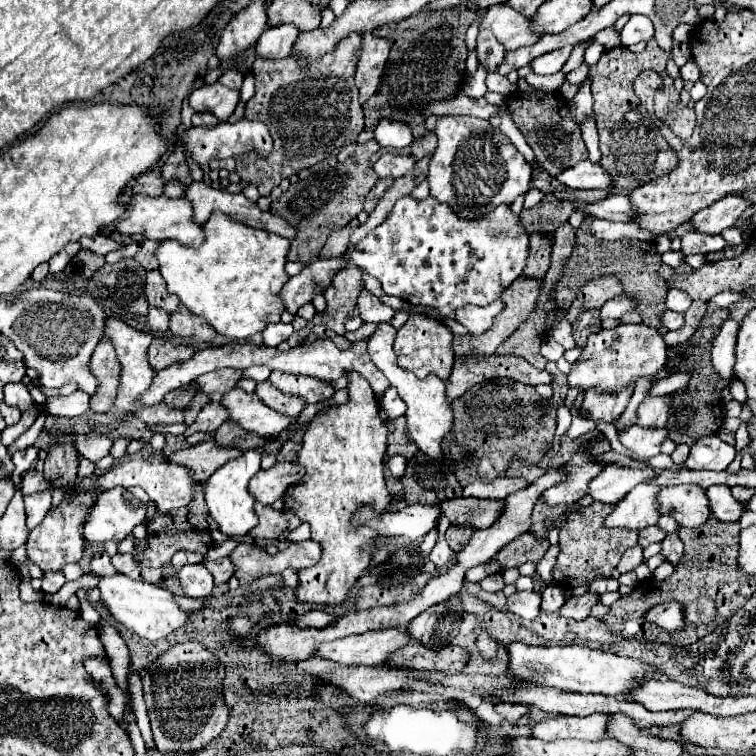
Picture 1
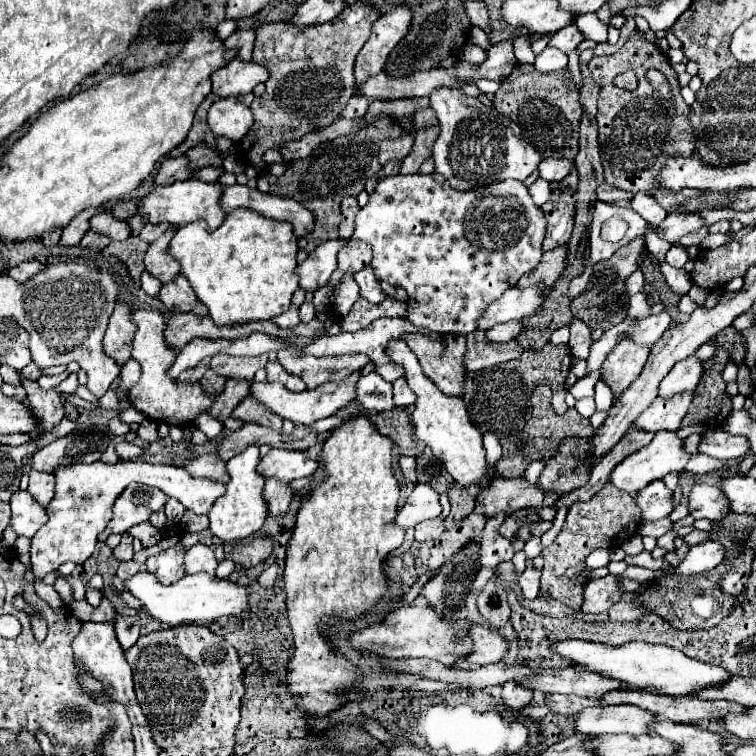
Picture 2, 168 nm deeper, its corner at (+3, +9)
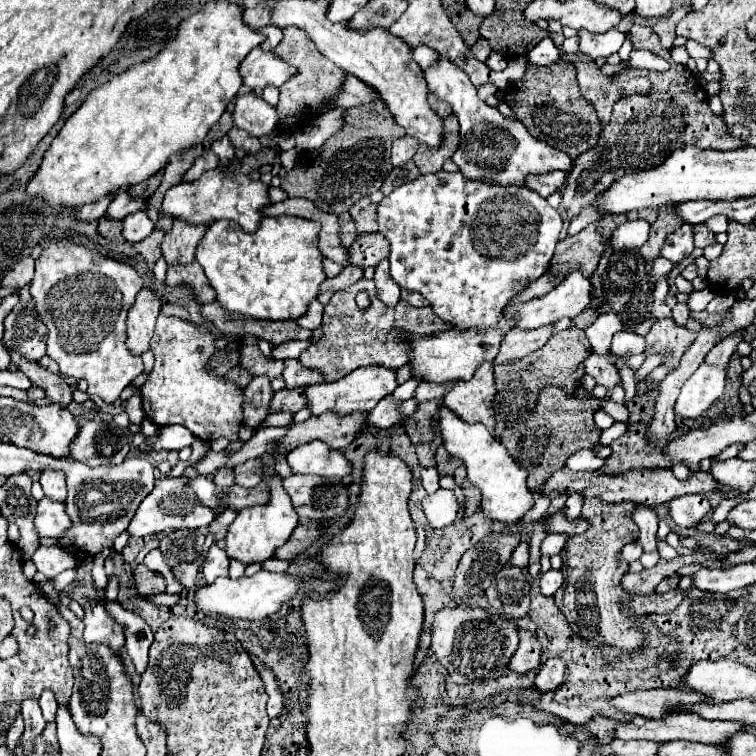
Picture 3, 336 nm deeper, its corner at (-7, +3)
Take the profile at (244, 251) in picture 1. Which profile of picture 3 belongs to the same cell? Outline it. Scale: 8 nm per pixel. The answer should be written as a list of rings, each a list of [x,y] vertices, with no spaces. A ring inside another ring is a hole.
[[[276,216],[276,218],[264,218],[262,226],[258,228],[258,232],[254,234],[246,234],[238,224],[232,224],[232,220],[216,220],[208,226],[208,232],[204,234],[204,238],[200,240],[198,248],[196,248],[196,260],[198,264],[204,268],[210,286],[216,290],[216,298],[218,302],[228,310],[228,312],[236,312],[236,314],[244,314],[244,316],[252,316],[252,318],[260,318],[260,320],[296,320],[300,316],[304,316],[308,312],[308,304],[320,294],[320,284],[326,280],[326,274],[322,270],[322,252],[318,250],[318,234],[320,234],[320,224],[316,224],[314,220],[304,220],[304,218],[296,218],[296,216]]]

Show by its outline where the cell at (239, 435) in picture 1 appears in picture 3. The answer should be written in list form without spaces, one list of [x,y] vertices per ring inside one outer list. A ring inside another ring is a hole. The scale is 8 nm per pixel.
[[[294,388],[294,390],[280,390],[274,394],[272,398],[272,412],[280,412],[280,410],[288,410],[292,414],[296,414],[298,410],[302,410],[308,404],[308,400],[304,400],[304,388]]]

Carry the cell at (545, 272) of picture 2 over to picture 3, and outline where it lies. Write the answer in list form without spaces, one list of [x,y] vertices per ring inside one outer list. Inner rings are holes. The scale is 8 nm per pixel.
[[[590,224],[580,234],[572,236],[572,238],[564,238],[558,242],[552,264],[556,266],[556,270],[582,268],[584,274],[590,276],[596,270],[608,244],[610,244],[608,238],[604,238],[600,234],[600,226]]]

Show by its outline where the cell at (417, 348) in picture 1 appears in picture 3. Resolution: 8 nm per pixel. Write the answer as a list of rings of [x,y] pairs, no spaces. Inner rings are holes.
[[[484,362],[472,380],[456,382],[456,386],[444,396],[444,406],[468,424],[484,424],[494,434],[494,372],[492,362]]]

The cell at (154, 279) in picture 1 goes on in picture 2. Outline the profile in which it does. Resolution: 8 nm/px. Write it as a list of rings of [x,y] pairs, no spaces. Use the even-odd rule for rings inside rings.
[[[168,228],[164,236],[160,236],[156,242],[152,242],[148,246],[148,252],[146,252],[146,258],[144,258],[146,272],[152,274],[154,278],[158,278],[162,284],[172,282],[180,272],[180,264],[172,256],[166,254],[166,246],[168,246],[172,236],[174,236],[174,230]]]

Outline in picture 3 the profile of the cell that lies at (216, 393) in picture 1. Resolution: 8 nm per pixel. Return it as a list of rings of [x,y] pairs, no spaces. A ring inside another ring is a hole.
[[[244,336],[242,338],[242,360],[240,362],[254,376],[266,374],[270,378],[278,378],[278,376],[282,376],[282,370],[284,370],[282,360],[268,358],[260,352],[254,336]]]

